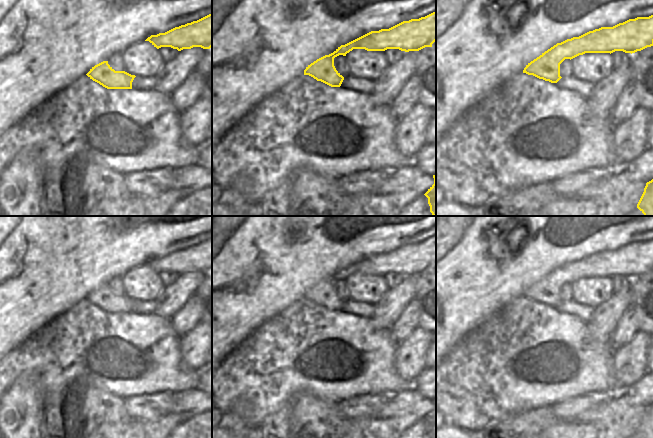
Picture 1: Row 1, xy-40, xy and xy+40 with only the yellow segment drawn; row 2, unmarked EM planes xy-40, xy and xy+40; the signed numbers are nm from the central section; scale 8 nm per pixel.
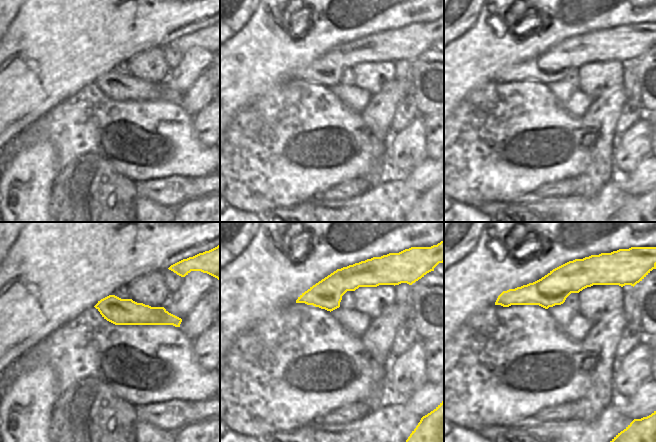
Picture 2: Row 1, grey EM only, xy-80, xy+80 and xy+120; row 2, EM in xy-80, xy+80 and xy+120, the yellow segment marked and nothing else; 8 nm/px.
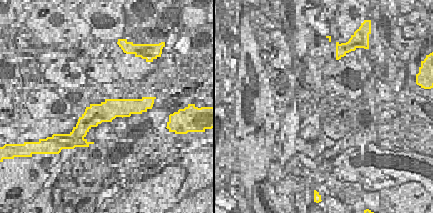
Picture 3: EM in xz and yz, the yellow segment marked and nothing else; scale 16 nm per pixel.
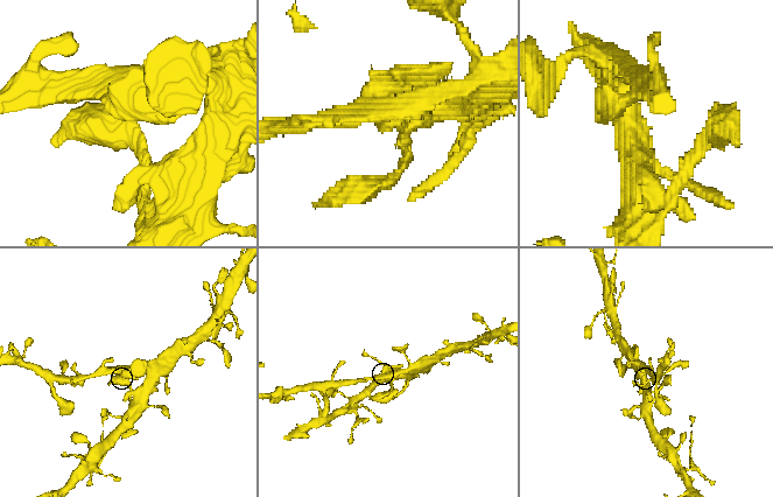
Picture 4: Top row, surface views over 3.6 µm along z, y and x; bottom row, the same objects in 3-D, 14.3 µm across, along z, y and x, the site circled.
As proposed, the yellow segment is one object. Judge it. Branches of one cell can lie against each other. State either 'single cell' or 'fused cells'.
single cell

